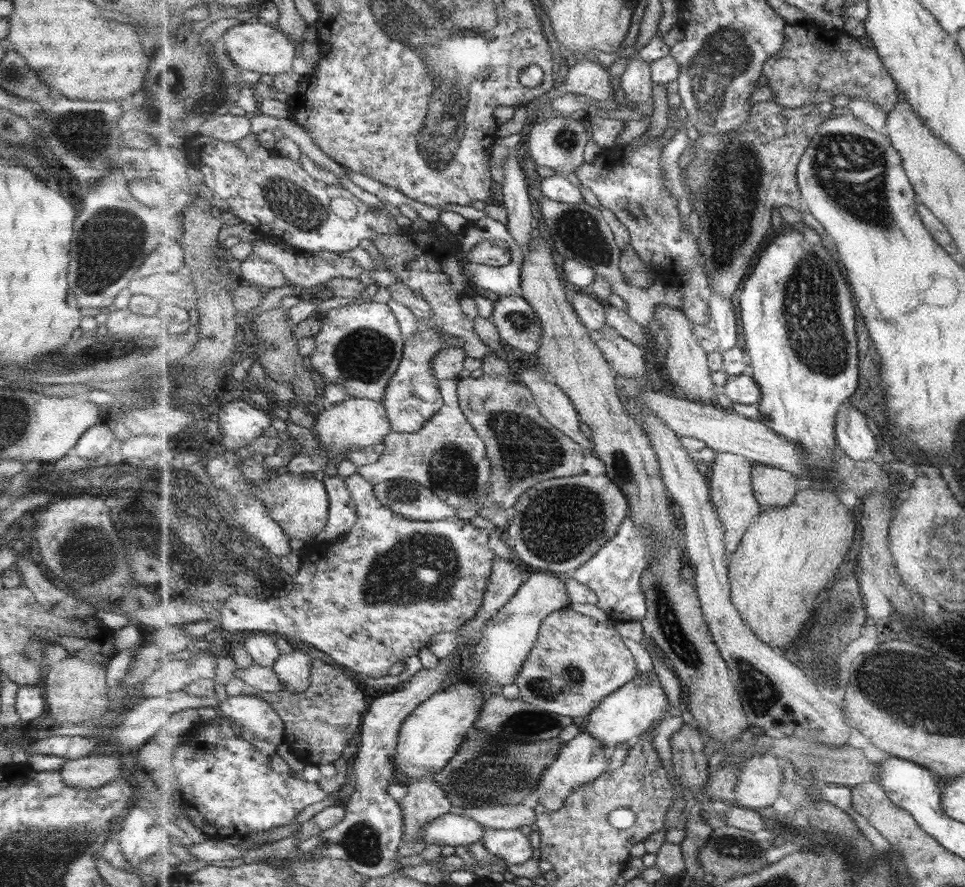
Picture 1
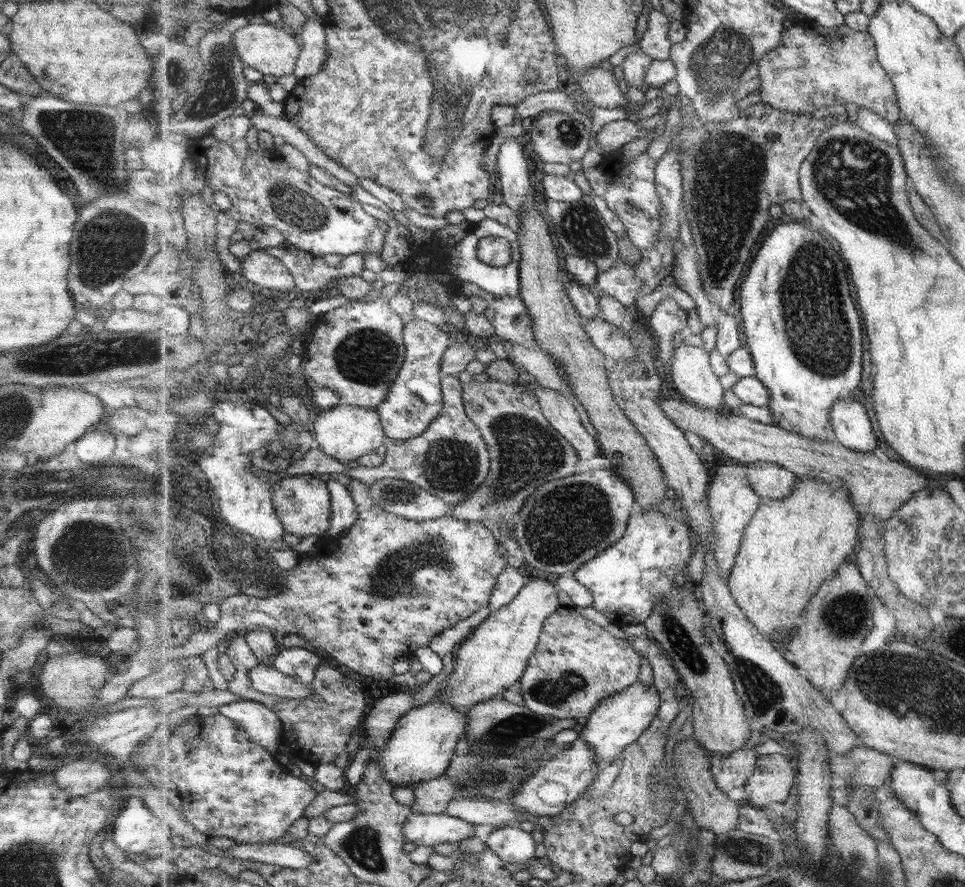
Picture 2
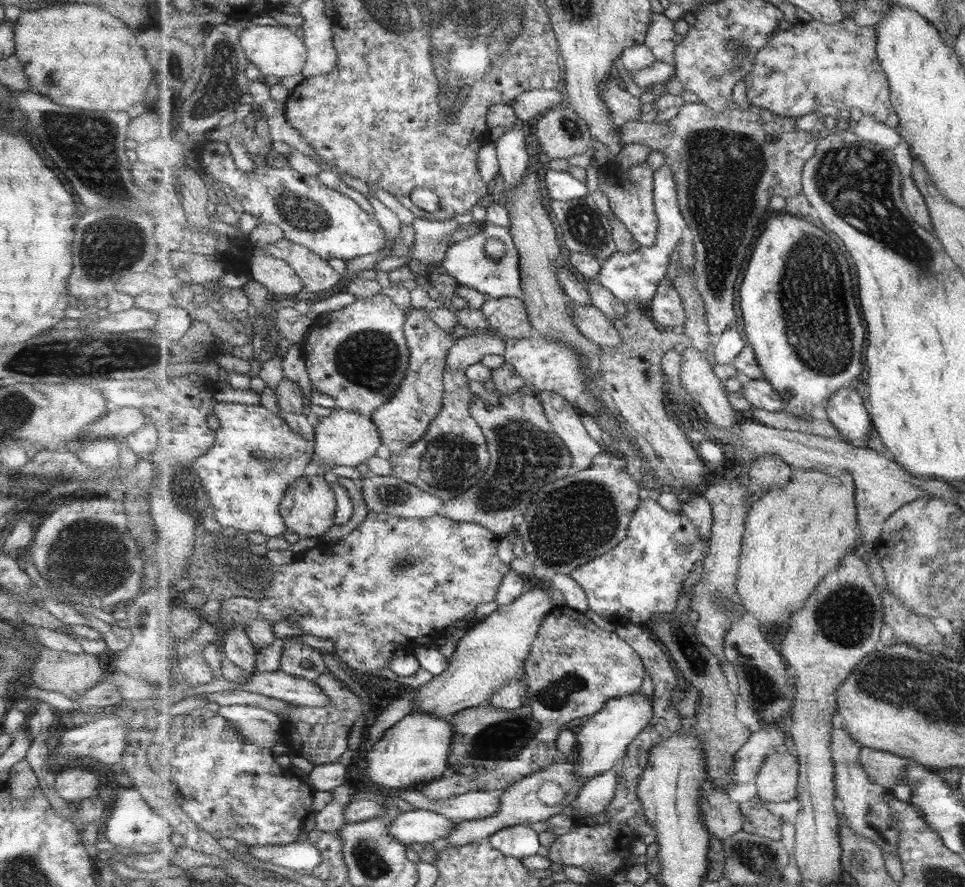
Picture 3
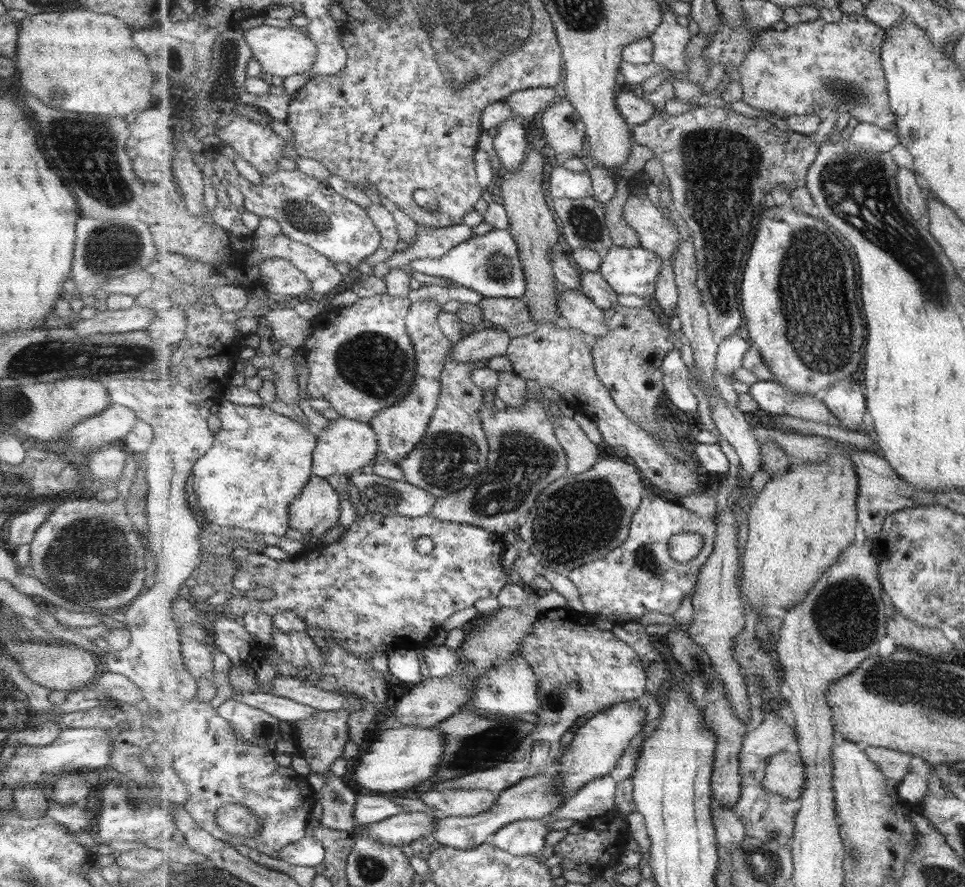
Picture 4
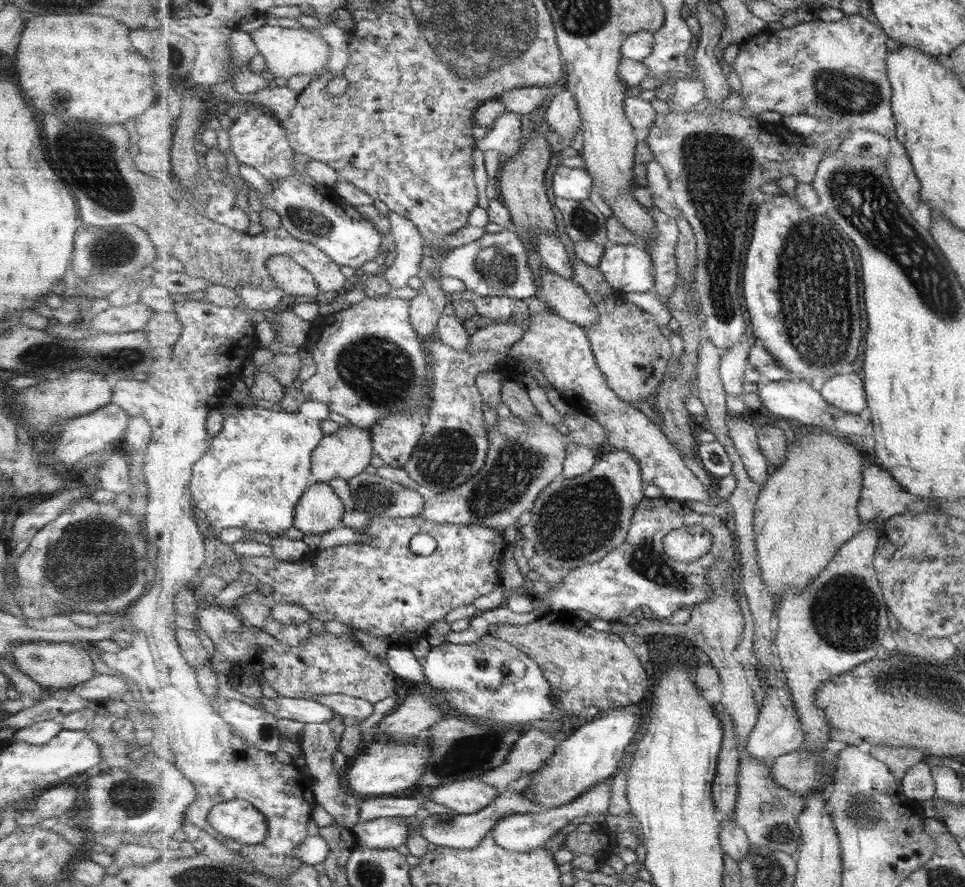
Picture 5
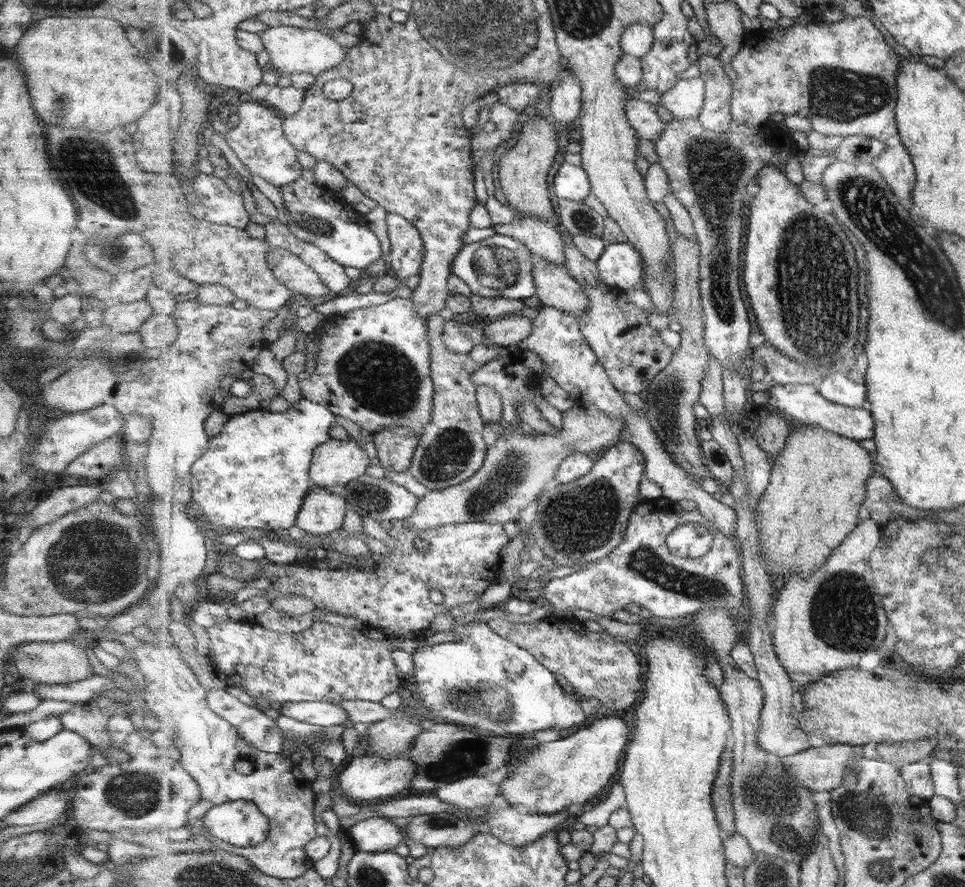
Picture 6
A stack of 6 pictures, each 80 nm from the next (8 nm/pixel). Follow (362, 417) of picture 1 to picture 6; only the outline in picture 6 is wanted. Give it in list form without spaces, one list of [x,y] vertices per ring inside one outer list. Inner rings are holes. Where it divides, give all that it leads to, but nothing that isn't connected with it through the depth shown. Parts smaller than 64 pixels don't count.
[[[354,437],[331,439],[317,447],[312,459],[311,476],[317,487],[341,491],[347,484],[364,476],[369,464],[369,454]]]

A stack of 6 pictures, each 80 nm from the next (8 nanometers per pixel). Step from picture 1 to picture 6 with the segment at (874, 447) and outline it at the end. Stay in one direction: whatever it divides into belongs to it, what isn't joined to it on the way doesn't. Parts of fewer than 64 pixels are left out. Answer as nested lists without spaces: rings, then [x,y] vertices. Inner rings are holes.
[[[839,368],[825,377],[819,391],[835,404],[861,408],[865,404],[868,388],[866,377],[856,373],[854,368]]]

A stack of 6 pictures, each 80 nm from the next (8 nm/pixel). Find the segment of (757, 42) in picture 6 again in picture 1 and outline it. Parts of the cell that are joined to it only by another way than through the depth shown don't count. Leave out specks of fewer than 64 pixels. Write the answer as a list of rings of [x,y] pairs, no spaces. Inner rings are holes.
[[[814,22],[811,26],[803,24],[788,24],[785,30],[786,38],[783,50],[774,54],[763,67],[763,74],[769,78],[767,86],[774,92],[773,101],[788,108],[803,108],[809,103],[831,102],[834,96],[842,94],[850,100],[865,99],[878,104],[881,110],[891,114],[898,101],[898,84],[888,67],[885,66],[875,46],[865,45],[865,38],[853,37],[844,29],[827,29]]]

